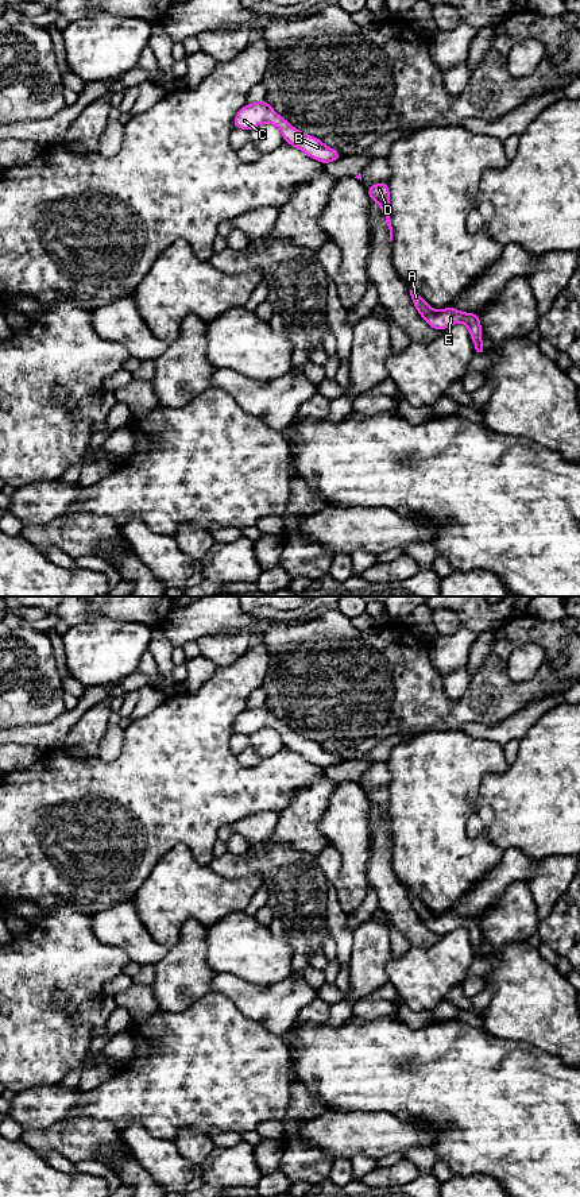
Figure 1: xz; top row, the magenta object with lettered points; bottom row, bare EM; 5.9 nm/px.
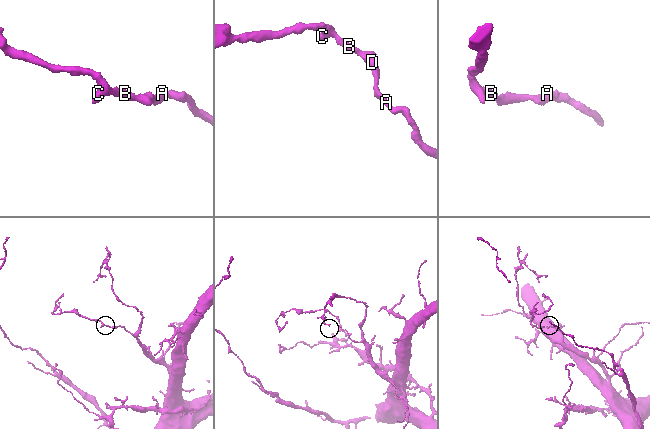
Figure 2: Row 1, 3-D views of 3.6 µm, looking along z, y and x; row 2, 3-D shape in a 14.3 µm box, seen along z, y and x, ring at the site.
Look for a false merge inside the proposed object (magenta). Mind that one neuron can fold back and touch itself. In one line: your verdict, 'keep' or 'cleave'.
keep

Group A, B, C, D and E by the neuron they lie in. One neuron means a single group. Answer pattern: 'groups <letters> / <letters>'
groups A B C D E

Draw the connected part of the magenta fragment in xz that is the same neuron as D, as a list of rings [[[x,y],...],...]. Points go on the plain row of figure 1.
[[[380,787],[372,791],[366,791],[368,802],[378,807],[382,816],[386,819],[386,827],[390,834],[390,845],[393,846],[393,831],[390,825],[390,794],[388,787]]]

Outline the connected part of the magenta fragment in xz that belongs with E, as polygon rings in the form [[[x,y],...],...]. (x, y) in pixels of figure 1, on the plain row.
[[[410,895],[410,900],[421,922],[434,935],[438,937],[445,934],[449,930],[457,927],[465,927],[468,930],[469,941],[475,950],[476,957],[483,957],[482,928],[479,924],[479,918],[465,918],[465,916],[456,915],[455,912],[451,911],[434,916],[421,899],[418,899],[414,895]]]

